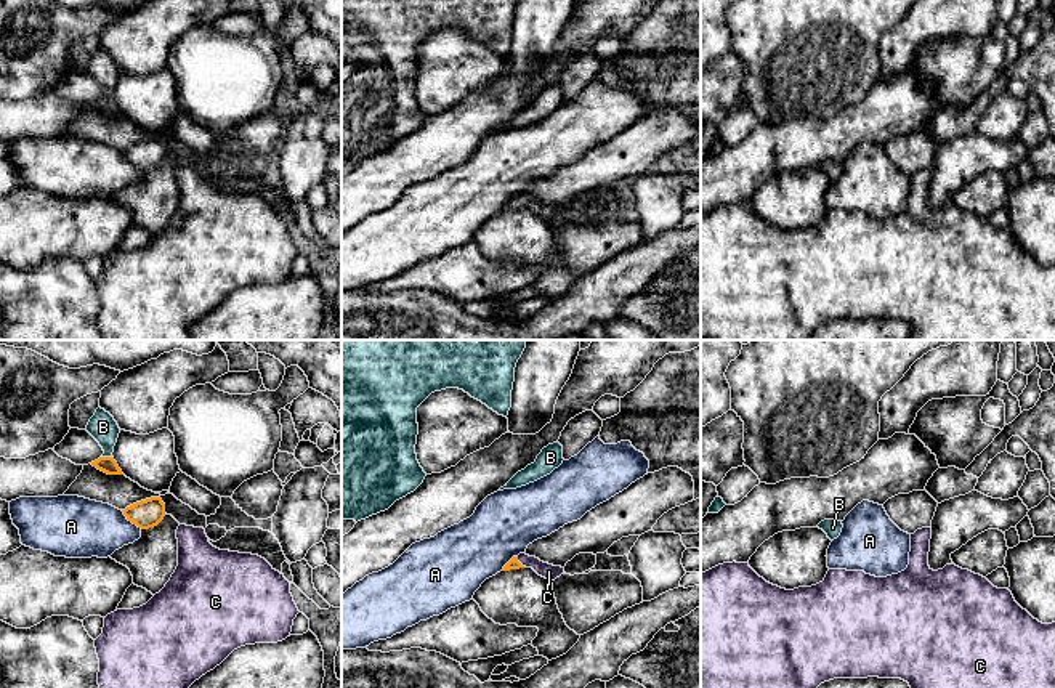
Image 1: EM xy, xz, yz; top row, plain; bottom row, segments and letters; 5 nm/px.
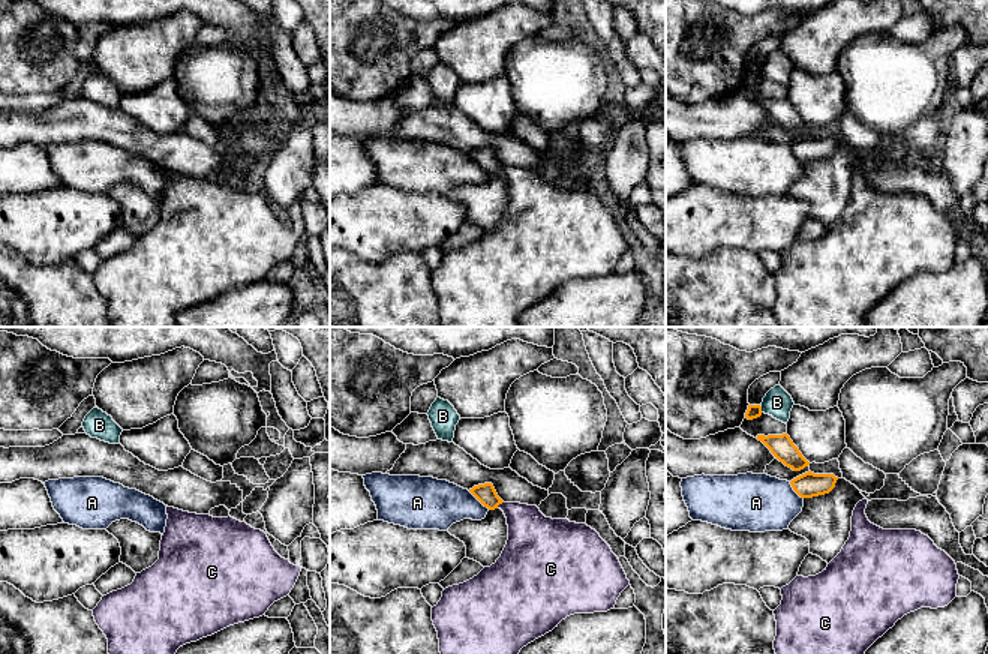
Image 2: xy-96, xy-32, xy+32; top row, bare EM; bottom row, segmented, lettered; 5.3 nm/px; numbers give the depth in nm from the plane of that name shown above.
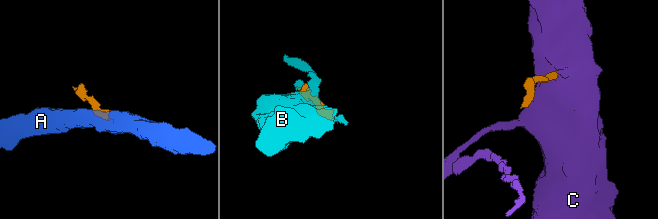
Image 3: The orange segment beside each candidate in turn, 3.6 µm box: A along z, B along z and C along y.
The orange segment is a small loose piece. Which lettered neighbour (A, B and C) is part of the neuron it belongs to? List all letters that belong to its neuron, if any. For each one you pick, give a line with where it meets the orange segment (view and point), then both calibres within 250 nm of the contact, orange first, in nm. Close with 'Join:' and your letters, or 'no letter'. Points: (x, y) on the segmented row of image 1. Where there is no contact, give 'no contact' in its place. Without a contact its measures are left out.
C: contact xz (518, 562); calibres 60 and 80 nm
Join: C

